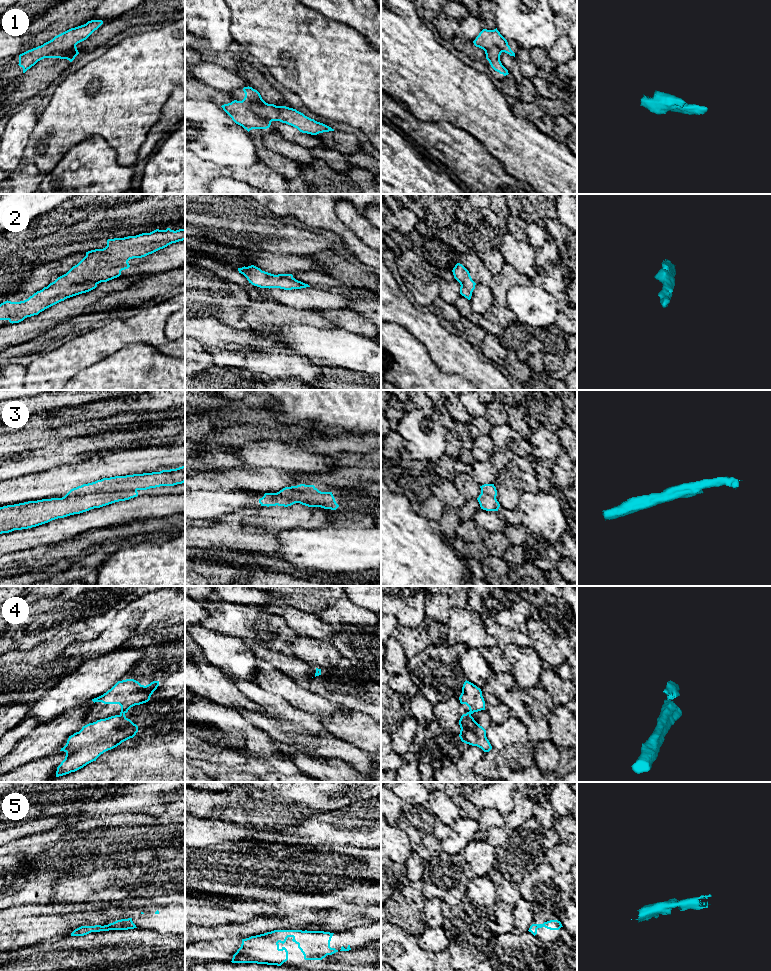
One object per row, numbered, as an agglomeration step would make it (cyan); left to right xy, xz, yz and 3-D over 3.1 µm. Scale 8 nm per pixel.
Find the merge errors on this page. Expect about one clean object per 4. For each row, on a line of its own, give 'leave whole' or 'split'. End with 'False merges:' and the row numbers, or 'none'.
1: split
2: leave whole
3: leave whole
4: split
5: leave whole
False merges: 1, 4

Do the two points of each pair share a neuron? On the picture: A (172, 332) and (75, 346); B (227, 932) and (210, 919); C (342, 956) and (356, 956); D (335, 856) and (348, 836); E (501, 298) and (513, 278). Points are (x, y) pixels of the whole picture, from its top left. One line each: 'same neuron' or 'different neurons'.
A: different neurons
B: different neurons
C: same neuron
D: different neurons
E: same neuron

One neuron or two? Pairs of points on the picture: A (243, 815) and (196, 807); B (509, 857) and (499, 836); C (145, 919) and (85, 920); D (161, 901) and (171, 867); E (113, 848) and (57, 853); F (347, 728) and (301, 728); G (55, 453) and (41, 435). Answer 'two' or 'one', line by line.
A: one
B: one
C: two
D: one
E: one
F: two
G: two

